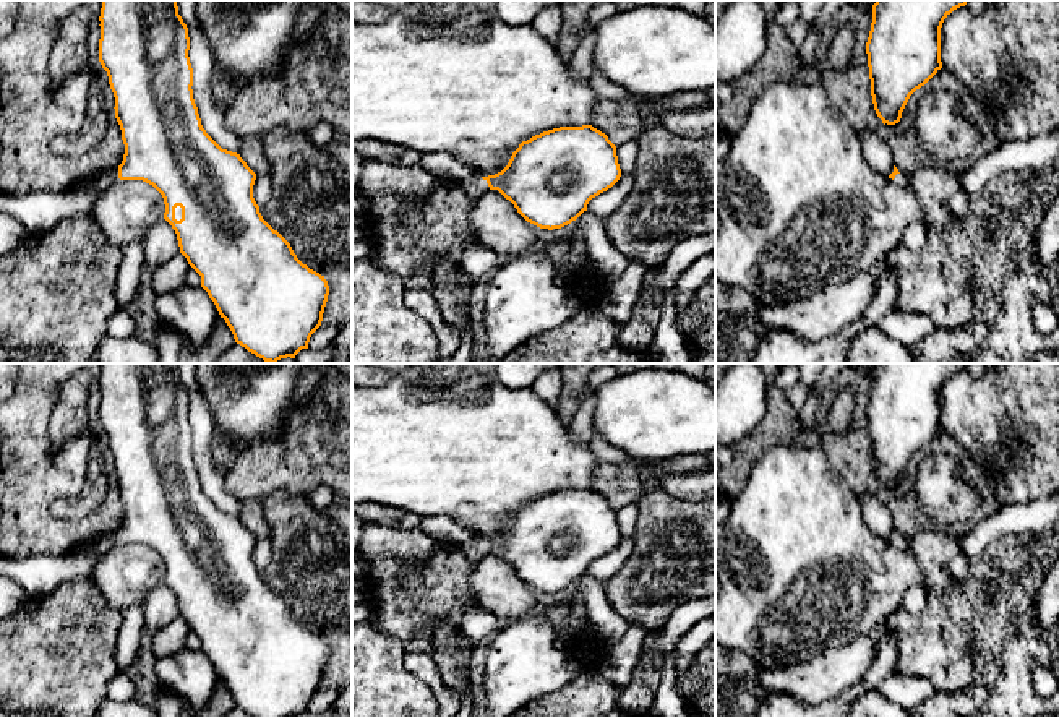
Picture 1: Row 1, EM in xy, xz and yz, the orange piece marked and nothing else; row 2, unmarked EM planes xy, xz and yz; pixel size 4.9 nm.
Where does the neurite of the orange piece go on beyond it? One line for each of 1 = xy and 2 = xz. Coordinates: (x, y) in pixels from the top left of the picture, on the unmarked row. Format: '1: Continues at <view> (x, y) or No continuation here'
1: Continues at xy (38, 576)
2: Continues at xz (474, 550)

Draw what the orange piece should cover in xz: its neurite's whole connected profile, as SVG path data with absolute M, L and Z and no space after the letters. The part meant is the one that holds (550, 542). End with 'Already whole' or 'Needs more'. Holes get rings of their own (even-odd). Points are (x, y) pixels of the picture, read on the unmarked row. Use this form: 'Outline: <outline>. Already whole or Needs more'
Outline: M582 488L560 490L535 498L519 508L501 535L488 540L470 540L461 543L459 548L470 561L498 553L527 586L553 594L576 584L587 574L589 565L611 552L620 540L616 509L600 493Z. Needs more

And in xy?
Outline: M102 363L99 425L107 435L115 461L115 482L125 508L123 524L115 540L105 540L89 552L63 556L29 556L10 560L0 555L0 574L15 579L28 599L42 599L57 586L89 577L96 561L120 543L143 543L164 561L164 582L177 597L180 616L201 639L201 650L225 683L237 707L251 717L298 717L308 712L311 698L321 689L329 649L324 639L310 633L294 616L290 607L261 579L253 561L256 537L240 517L222 513L203 492L193 462L188 391L178 378L177 363Z. Needs more

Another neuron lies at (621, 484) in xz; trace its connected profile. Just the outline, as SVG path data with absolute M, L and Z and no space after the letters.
M634 457L621 464L598 464L594 470L592 490L605 496L615 509L637 503L650 464Z

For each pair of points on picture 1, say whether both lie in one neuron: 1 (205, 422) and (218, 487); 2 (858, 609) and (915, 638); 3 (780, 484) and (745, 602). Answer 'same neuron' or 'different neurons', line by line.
1: same neuron
2: different neurons
3: same neuron

